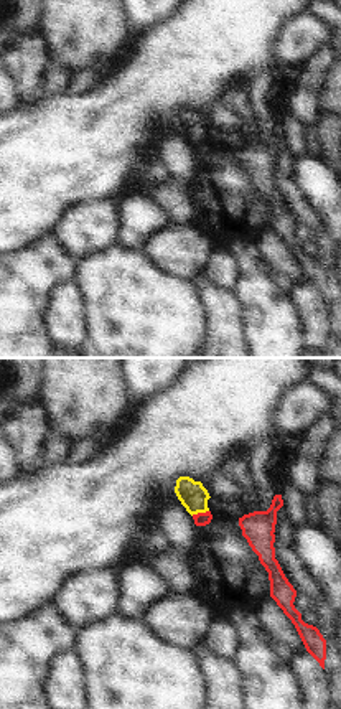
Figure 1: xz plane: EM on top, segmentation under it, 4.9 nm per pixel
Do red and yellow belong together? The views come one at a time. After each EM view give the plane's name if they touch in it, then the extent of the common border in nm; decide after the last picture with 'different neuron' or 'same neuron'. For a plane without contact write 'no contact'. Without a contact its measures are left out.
contact in xz; length 90 nm

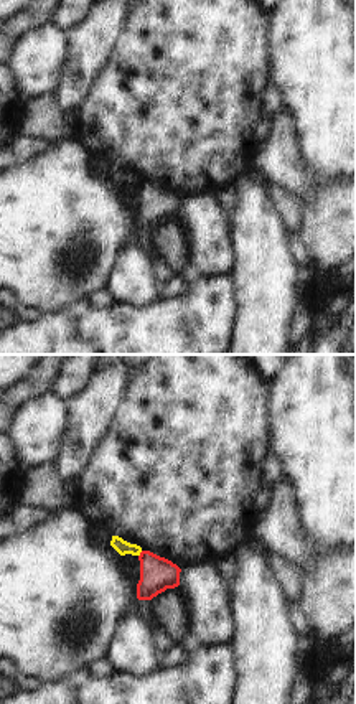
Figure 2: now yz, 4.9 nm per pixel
contact in yz; length 40 nm

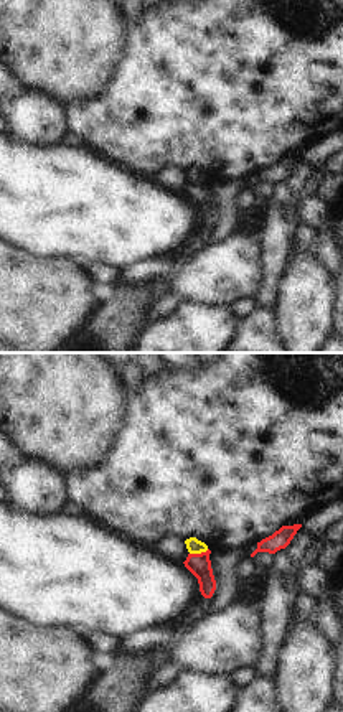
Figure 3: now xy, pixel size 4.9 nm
contact in xy; length 100 nm

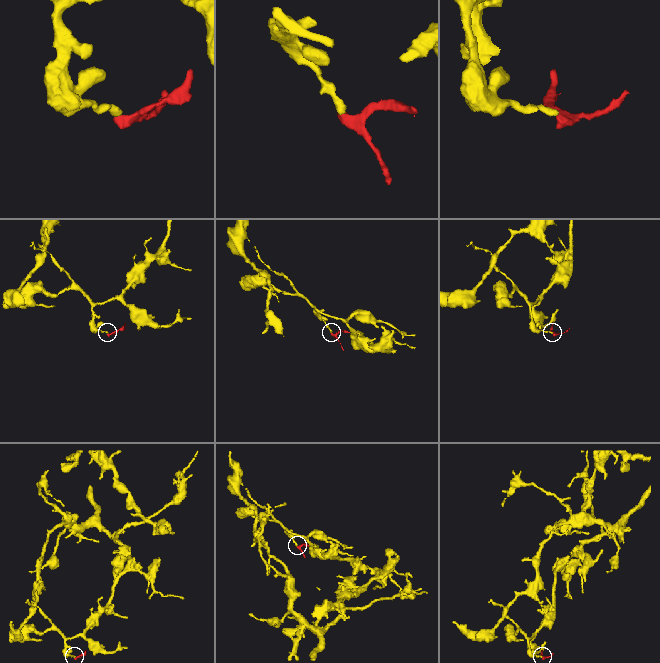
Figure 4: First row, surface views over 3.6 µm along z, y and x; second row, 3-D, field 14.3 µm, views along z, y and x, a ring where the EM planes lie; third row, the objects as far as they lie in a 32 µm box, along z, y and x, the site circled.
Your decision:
different neuron

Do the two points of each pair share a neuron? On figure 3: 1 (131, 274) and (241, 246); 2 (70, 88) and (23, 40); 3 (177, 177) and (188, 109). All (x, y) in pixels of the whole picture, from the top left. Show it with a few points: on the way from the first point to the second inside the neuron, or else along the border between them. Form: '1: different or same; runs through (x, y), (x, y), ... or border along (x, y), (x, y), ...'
1: same; runs through (159, 272), (213, 272)
2: same; runs through (61, 76), (35, 50)
3: different; border along (183, 170), (165, 165), (152, 178)

